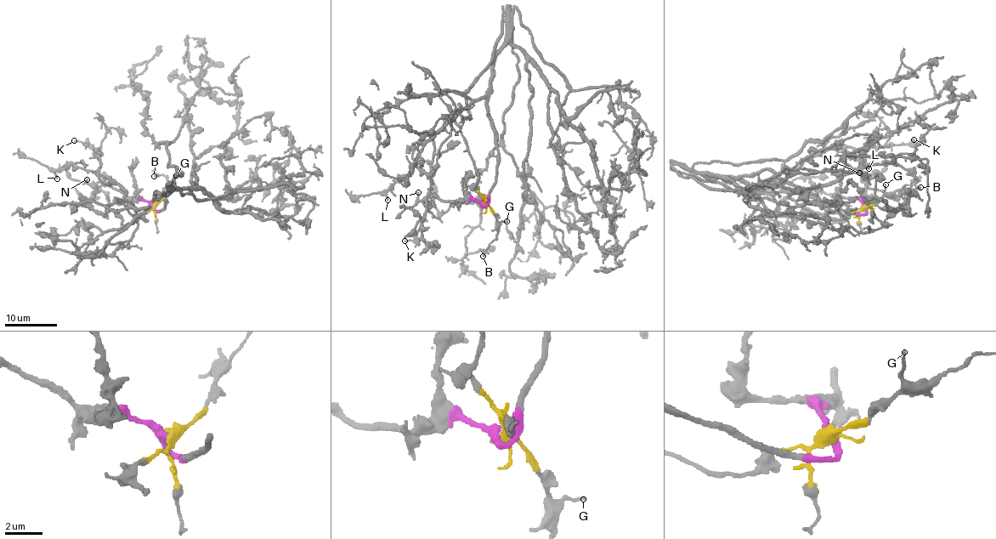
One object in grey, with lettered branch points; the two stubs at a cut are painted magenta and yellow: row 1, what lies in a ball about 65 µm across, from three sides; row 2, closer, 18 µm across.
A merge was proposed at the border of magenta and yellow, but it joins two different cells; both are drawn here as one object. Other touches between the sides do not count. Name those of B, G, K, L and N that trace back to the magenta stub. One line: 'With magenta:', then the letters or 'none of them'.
With magenta: N

